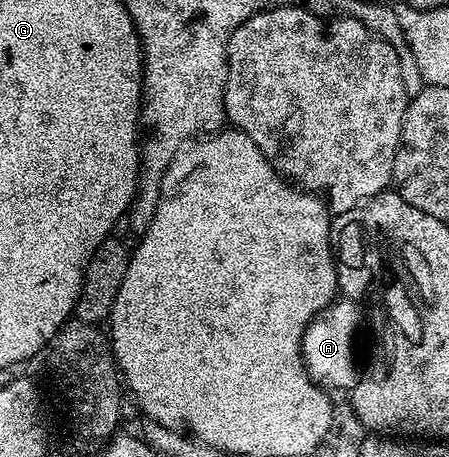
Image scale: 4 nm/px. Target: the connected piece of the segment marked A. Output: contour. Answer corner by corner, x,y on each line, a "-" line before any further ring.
340,297
318,313
310,323
302,339
302,358
310,379
319,387
346,391
358,382
360,371
356,369
354,347
361,321
364,321
361,306
352,299

